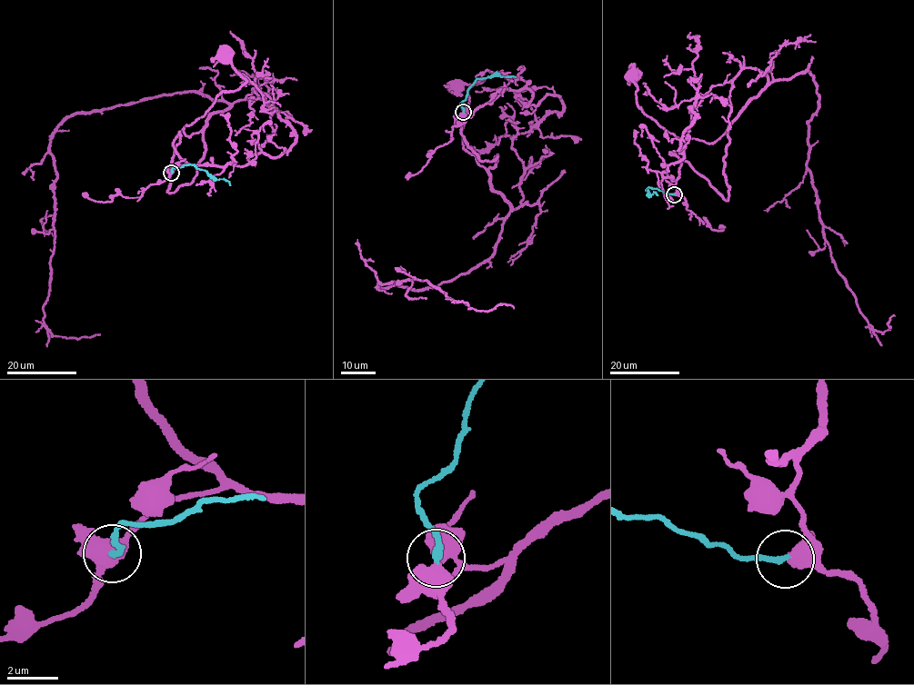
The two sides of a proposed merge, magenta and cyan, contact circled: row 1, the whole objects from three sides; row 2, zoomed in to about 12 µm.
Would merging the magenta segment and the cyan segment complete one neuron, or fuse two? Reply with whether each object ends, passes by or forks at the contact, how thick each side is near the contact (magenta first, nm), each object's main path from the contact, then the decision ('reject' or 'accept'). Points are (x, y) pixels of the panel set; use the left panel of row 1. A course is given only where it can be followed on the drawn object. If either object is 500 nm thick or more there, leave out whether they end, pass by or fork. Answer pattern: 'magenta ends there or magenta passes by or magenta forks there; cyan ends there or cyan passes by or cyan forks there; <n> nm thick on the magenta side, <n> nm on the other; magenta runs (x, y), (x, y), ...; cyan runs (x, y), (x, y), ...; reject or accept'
700 nm thick on the magenta side, 240 nm on the other; magenta runs (171, 172), (185, 163), (179, 135), (169, 192), (195, 175), (203, 134), (183, 128), (246, 81), (225, 57); cyan runs (171, 172), (185, 164), (193, 165), (213, 178), (225, 179), (230, 185); accept

